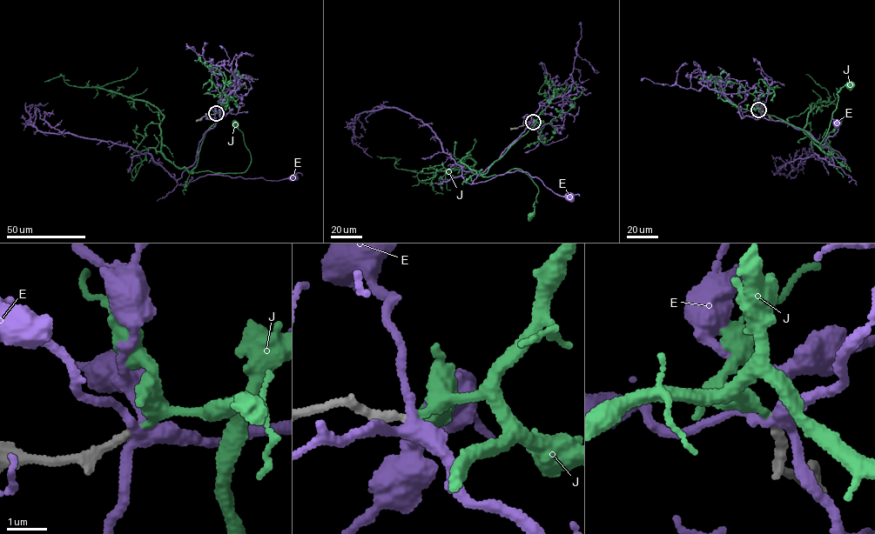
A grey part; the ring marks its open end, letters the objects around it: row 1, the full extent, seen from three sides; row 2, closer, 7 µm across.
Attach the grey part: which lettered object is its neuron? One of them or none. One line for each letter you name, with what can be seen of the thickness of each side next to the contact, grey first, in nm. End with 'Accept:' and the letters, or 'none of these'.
J: 190/280 nm
Accept: J

